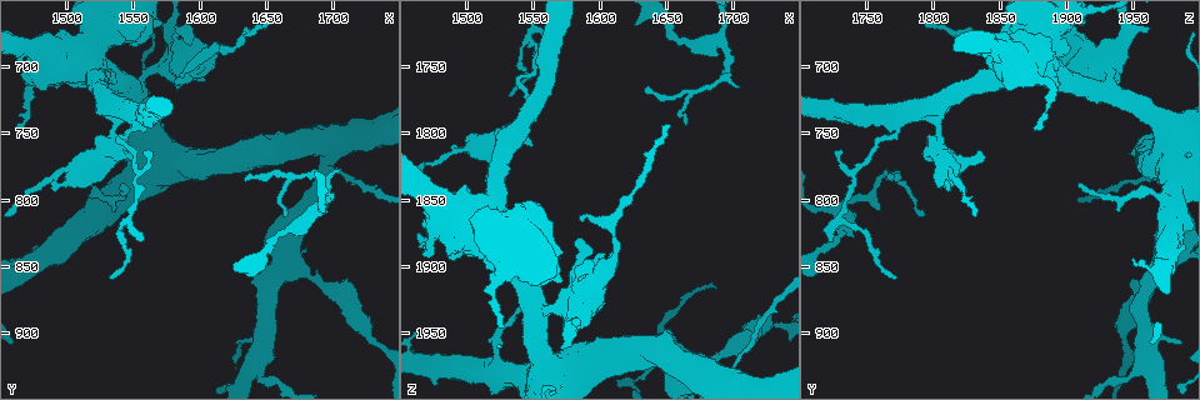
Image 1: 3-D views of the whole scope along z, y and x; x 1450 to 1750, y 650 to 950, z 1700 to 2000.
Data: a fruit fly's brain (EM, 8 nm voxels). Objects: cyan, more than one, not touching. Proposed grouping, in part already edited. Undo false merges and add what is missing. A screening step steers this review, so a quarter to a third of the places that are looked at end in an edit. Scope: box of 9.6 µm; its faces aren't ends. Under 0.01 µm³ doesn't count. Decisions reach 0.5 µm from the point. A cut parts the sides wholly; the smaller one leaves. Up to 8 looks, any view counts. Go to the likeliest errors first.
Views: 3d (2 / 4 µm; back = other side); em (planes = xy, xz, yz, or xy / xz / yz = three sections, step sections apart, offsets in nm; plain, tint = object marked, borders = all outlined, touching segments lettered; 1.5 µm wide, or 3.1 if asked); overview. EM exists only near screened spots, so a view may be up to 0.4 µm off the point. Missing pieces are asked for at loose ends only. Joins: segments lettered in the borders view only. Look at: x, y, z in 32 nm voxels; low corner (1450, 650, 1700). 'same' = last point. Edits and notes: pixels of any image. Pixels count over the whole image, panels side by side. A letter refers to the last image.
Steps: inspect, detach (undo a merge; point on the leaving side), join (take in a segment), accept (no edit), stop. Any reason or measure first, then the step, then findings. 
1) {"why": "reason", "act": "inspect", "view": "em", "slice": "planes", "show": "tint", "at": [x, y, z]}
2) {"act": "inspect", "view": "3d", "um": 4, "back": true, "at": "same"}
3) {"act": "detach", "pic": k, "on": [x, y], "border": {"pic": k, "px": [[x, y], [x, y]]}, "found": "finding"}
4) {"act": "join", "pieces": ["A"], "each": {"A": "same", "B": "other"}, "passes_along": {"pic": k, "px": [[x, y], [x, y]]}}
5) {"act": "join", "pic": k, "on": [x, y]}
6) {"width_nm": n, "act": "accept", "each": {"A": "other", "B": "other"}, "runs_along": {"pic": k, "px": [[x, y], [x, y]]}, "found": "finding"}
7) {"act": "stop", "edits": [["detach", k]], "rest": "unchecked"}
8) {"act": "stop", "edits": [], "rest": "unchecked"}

{"why": "thin end", "act": "inspect", "view": "em", "slice": "planes", "show": "borders", "at": [1530, 858, 1772]}

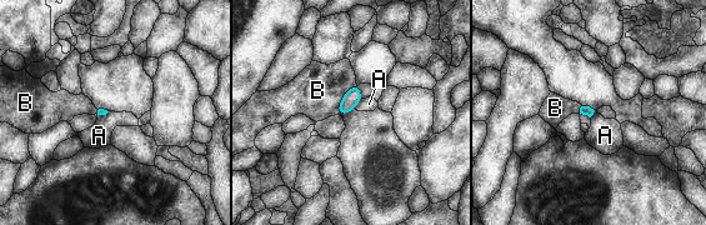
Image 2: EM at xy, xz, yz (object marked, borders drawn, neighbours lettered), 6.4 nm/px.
{"act": "accept", "each": {"A": "other", "B": "other"}, "border": {"pic": 2, "px": [[356, 84], [344, 95], [336, 113]]}, "found": "none of them fits"}

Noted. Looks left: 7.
{"why": "branch point", "act": "inspect", "view": "3d", "um": 4, "at": [1548, 810, 1732]}

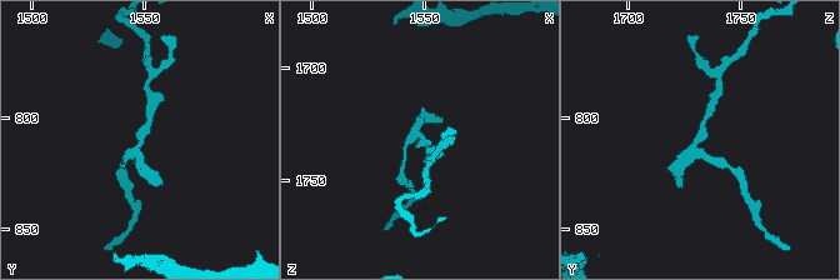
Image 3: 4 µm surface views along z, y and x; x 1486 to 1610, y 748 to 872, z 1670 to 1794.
{"why": "need the tissue", "act": "inspect", "view": "em", "slice": "planes", "show": "tint", "at": [1549, 810, 1731]}

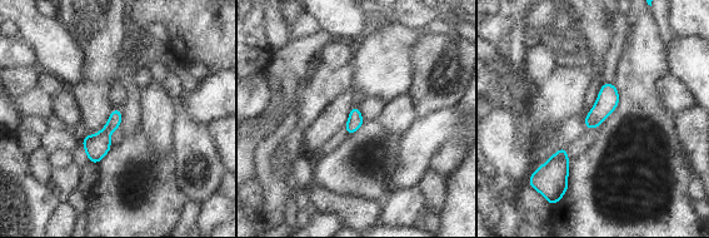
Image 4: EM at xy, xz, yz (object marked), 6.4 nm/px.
{"why": "see the neighbours", "act": "inspect", "view": "em", "slice": "planes", "show": "borders", "at": "same"}

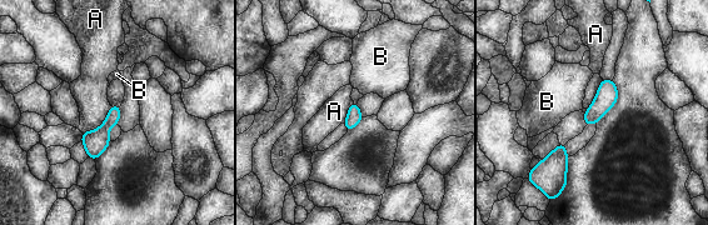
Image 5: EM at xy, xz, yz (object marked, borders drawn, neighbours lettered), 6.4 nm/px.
{"longest_contact_nm": ["A", 260], "act": "accept", "each": {"A": "other", "B": "other"}, "found": "all the same neuron"}

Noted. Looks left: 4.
{"why": "sharp bend", "act": "inspect", "view": "em", "slice": "yz", "step": 8, "show": "tint", "at": [1672, 782, 1766]}

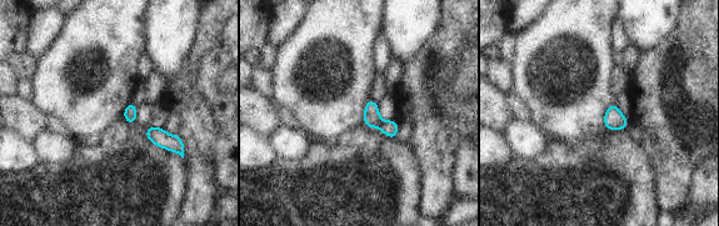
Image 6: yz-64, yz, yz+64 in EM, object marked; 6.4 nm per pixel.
{"act": "inspect", "view": "em", "slice": "planes", "show": "borders", "at": "same"}

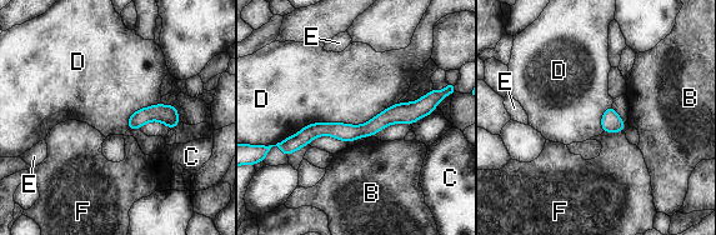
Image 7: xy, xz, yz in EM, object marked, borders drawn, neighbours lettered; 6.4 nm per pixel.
{"longest_contact_nm": ["D", 850], "act": "accept", "each": {"B": "other", "C": "other", "D": "other", "E": "other", "F": "other"}, "runs_along": {"pic": 7, "px": [[429, 99], [365, 130], [313, 130], [286, 144]]}, "found": "continuous, no second neuron"}

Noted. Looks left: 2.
{"act": "stop", "edits": [], "rest": "unchecked"}

